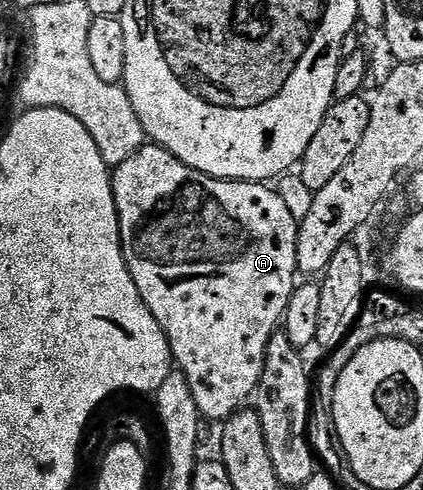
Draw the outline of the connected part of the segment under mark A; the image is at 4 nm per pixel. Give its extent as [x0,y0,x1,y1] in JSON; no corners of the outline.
[111,144,299,424]

